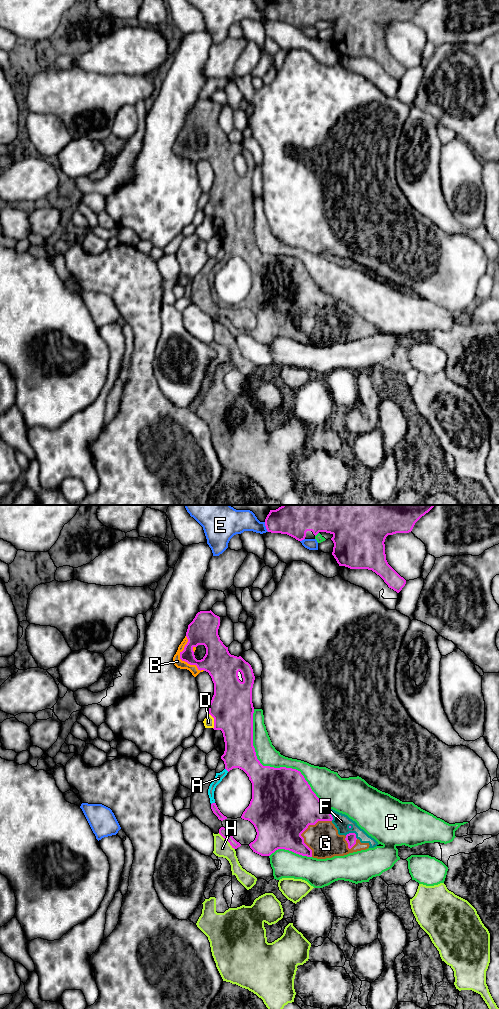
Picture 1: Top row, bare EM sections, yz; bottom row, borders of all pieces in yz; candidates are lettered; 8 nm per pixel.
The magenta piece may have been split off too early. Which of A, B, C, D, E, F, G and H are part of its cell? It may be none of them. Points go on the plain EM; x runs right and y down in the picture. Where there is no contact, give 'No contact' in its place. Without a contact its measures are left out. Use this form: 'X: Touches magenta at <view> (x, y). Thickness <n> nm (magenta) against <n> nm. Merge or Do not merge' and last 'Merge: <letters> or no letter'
A: Touches magenta at yz (212, 291). Thickness 60 nm (magenta) against 70 nm. Merge
B: Touches magenta at yz (181, 147). Thickness 190 nm (magenta) against 70 nm. Merge
C: Touches magenta at yz (271, 255). Thickness 460 nm (magenta) against 160 nm. Do not merge
D: Touches magenta at yz (214, 209). Thickness 340 nm (magenta) against 80 nm. Merge
E: Touches magenta at yz (266, 15). Thickness 200 nm (magenta) against 180 nm. Do not merge
F: Touches magenta at yz (352, 321). Thickness 80 nm (magenta) against 130 nm. Merge
G: Touches magenta at yz (305, 317). Thickness 500 nm (magenta) against 260 nm. Merge
H: Touches magenta at yz (227, 328). Thickness 70 nm (magenta) against 140 nm. Do not merge
Merge: A, B, D, F, G

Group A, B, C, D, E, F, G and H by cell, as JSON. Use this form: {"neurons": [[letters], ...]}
{"neurons": [["A", "B", "D", "F", "G"], ["C"], ["E"], ["H"]]}

